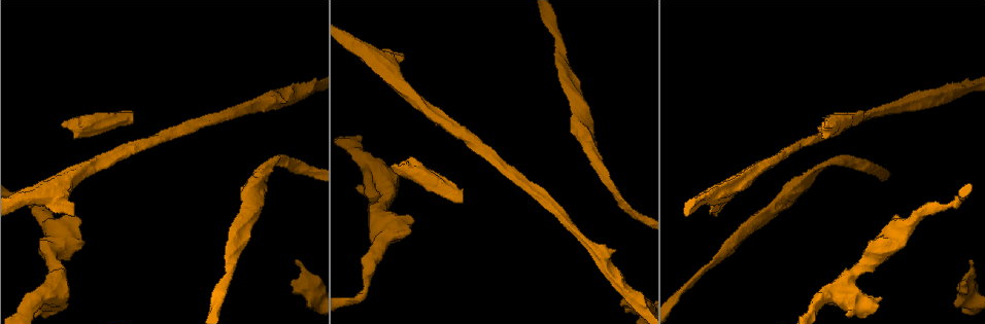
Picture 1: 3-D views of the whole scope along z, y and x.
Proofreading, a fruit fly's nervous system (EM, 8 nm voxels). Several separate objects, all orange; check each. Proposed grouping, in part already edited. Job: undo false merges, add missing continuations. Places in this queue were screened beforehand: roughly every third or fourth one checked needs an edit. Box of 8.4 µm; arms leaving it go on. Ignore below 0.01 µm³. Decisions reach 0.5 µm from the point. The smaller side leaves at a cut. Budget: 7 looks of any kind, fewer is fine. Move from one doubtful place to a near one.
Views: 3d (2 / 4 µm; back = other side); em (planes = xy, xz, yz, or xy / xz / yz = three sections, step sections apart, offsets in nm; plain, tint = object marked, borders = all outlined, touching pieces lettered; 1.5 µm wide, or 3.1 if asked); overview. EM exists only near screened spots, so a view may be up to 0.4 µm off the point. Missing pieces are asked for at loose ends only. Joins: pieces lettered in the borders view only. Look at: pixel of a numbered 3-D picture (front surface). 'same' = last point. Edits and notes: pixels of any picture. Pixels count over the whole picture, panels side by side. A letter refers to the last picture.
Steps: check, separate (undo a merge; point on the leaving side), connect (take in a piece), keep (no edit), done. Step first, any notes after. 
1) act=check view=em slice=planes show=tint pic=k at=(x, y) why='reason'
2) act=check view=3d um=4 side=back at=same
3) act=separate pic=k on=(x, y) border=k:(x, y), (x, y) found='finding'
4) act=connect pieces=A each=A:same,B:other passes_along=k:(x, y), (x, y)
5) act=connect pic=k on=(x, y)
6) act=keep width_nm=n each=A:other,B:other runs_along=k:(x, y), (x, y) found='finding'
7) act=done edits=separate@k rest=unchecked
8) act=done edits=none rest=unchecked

act=check view=3d um=4 side=back pic=1 at=(291, 283) why='branch stops here'

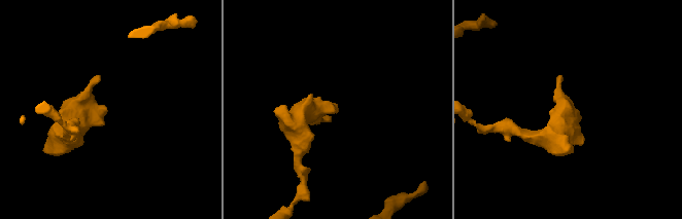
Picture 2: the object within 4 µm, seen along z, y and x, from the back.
act=check view=em slice=planes show=tint pic=2 at=(106, 107) why='now the EM'

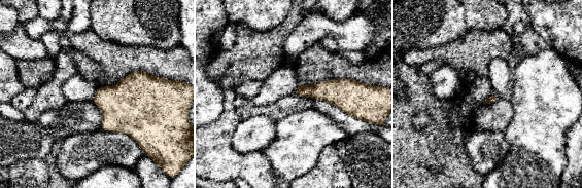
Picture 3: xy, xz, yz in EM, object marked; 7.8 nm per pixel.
act=check view=em slice=planes show=borders at=same

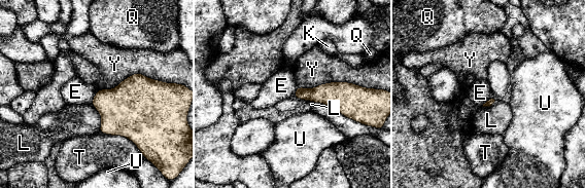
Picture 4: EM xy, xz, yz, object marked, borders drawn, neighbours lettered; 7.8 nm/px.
act=keep longest_contact=Y:500nm each=E:other,K:other,L:other,Q:other,T:other,U:other,Y:other border=4:(98, 89), (91, 103) found='none of them fits'

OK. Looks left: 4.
act=check view=3d um=4 pic=1 at=(61, 126) why='an open end'

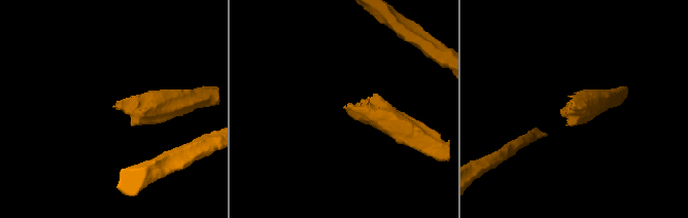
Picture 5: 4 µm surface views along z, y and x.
act=check view=em slice=yz step=4 show=tint pic=5 at=(112, 107) why='shape alone is not enough'

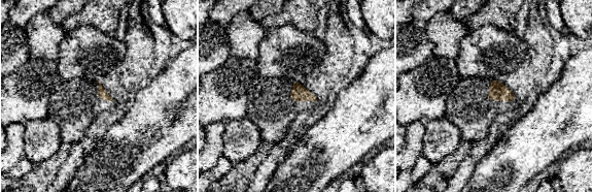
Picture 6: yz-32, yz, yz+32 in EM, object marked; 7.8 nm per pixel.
act=check view=em slice=planes show=borders at=same

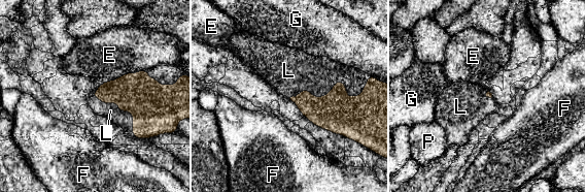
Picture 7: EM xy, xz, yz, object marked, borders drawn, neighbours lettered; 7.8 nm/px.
act=connect pieces=L each=E:other,F:other,G:other,L:same,P:other passes_along=7:(337, 113), (331, 91), (318, 74) found='the neuron continues'

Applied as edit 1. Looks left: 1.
act=done edits=connect@7 rest=unchecked

